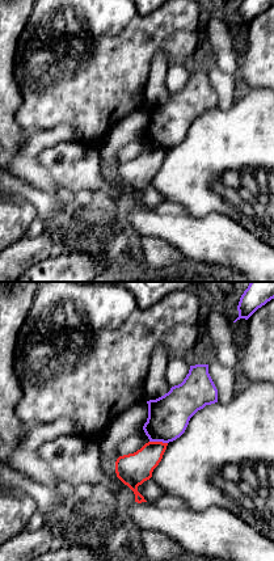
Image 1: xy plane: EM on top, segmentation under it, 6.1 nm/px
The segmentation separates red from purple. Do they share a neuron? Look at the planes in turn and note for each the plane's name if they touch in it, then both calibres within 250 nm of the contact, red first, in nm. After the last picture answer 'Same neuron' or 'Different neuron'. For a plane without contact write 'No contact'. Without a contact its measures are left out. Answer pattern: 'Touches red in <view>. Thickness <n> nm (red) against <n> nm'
Touches red in xy. Thickness 200 nm (red) against 260 nm

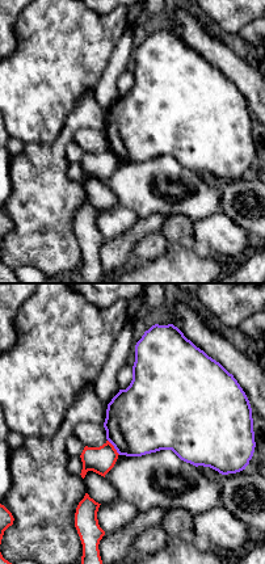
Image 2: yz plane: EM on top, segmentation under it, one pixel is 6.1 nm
Touches red in yz. Thickness 160 nm (red) against 420 nm

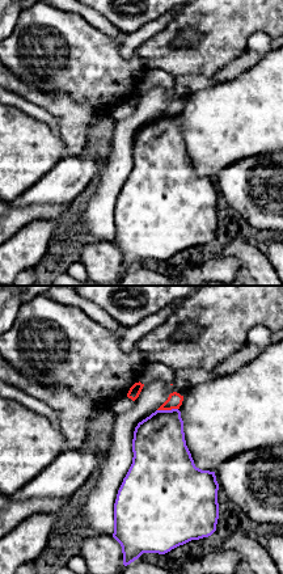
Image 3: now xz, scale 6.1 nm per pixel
Touches red in xz. Thickness 90 nm (red) against 320 nm

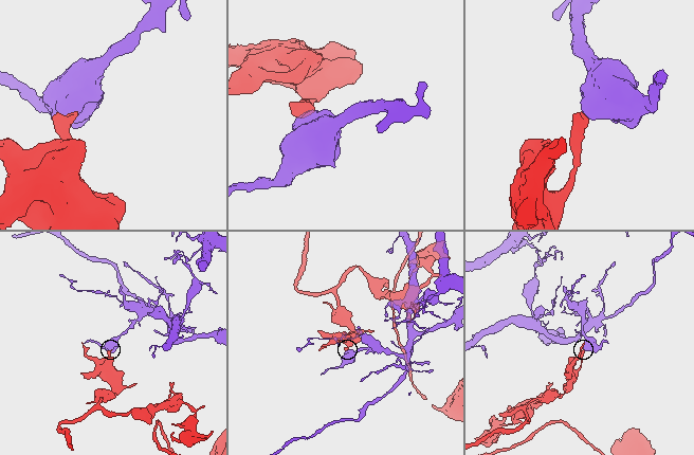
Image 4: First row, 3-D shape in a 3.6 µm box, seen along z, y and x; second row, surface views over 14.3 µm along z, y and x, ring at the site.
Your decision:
Different neuron

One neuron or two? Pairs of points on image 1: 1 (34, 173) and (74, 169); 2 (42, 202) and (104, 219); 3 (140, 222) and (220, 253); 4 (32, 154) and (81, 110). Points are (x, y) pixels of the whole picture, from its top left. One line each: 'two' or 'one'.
1: two
2: one
3: one
4: two

